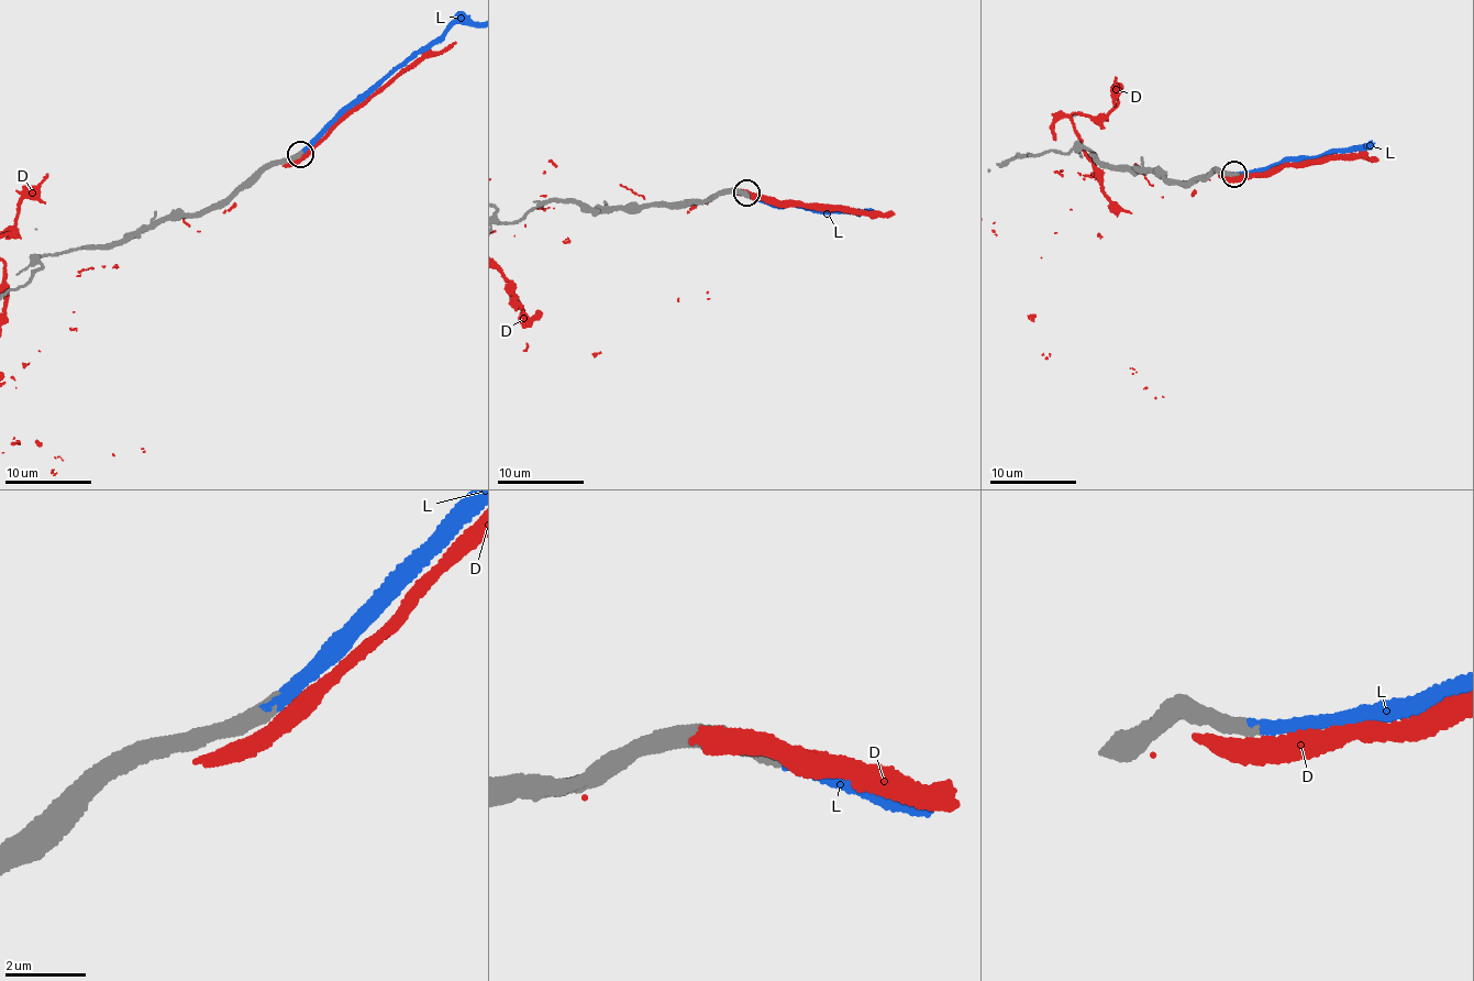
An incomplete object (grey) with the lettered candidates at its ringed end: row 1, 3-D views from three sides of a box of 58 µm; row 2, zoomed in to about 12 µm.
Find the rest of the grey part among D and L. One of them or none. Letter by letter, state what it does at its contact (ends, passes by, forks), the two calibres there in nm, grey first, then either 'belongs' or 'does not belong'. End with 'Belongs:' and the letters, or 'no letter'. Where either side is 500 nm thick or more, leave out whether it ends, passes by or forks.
D: 550 nm thick on the grey side, 380 nm on the other; does not belong
L: it ends there; 460 nm thick on the grey side, 280 nm on the other; belongs
Belongs: L

